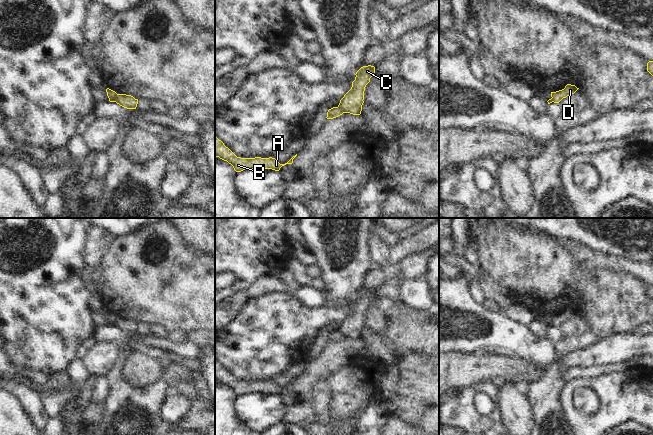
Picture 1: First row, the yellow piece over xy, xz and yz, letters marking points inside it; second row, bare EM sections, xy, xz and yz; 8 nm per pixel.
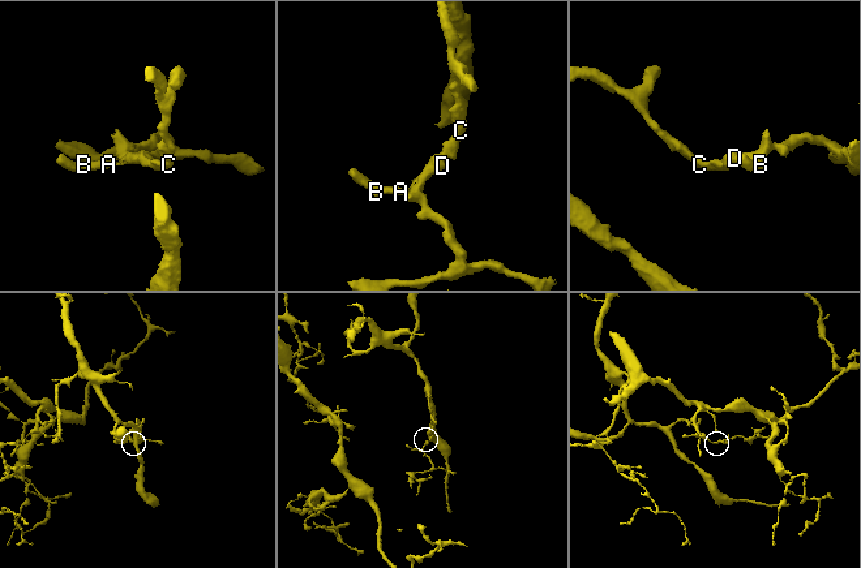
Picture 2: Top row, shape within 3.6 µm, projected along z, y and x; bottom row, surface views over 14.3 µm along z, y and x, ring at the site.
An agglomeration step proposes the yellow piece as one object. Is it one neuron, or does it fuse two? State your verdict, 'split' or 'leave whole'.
split

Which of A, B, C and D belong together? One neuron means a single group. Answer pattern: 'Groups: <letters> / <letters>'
Groups: A B D / C.

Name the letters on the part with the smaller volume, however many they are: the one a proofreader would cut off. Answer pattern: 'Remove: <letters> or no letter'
Remove: A, B, D

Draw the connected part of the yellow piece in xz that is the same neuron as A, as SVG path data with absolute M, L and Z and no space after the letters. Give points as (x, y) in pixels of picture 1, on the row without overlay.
M215 361L215 380L231 388L236 396L241 396L245 393L254 392L279 395L282 390L292 388L297 378L285 388L280 388L277 383L272 381L241 382L237 381L221 364Z

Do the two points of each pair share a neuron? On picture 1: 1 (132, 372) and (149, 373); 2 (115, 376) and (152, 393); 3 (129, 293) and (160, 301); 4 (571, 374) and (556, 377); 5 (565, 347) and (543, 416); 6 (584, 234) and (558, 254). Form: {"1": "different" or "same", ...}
{"1": "same", "2": "same", "3": "same", "4": "different", "5": "same", "6": "different"}

